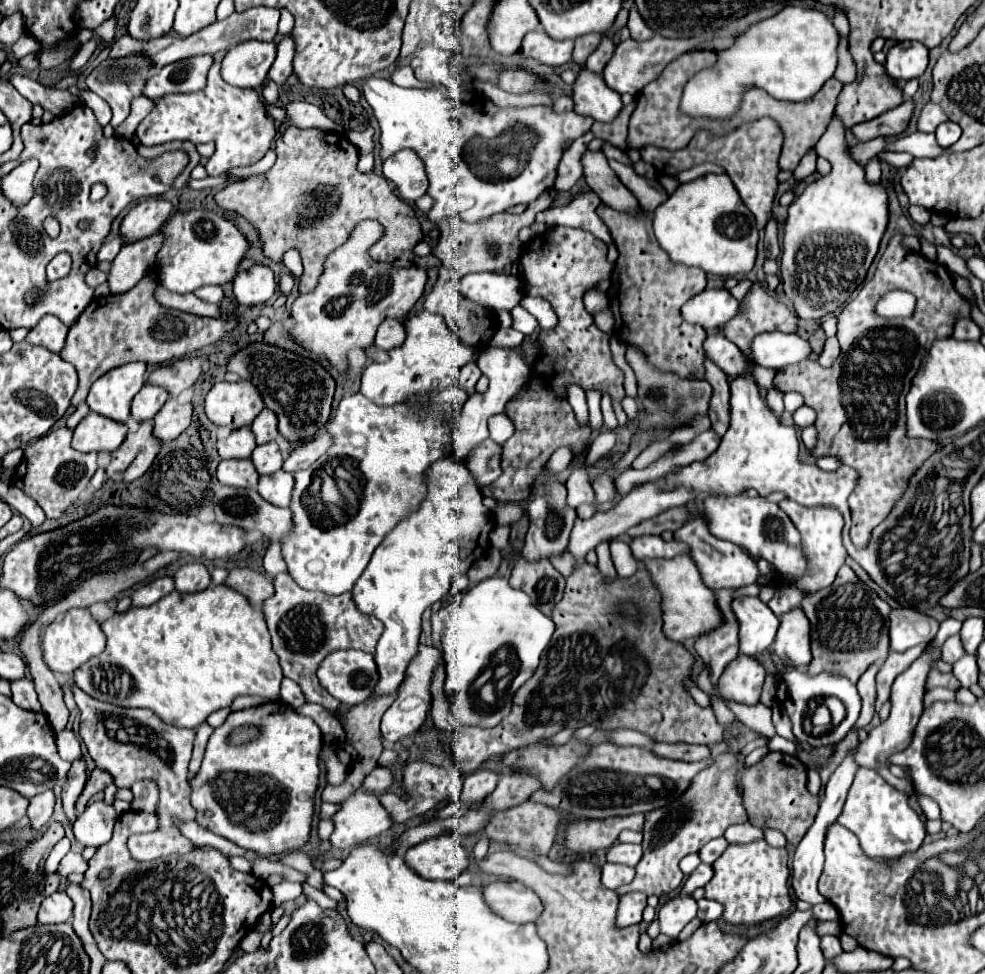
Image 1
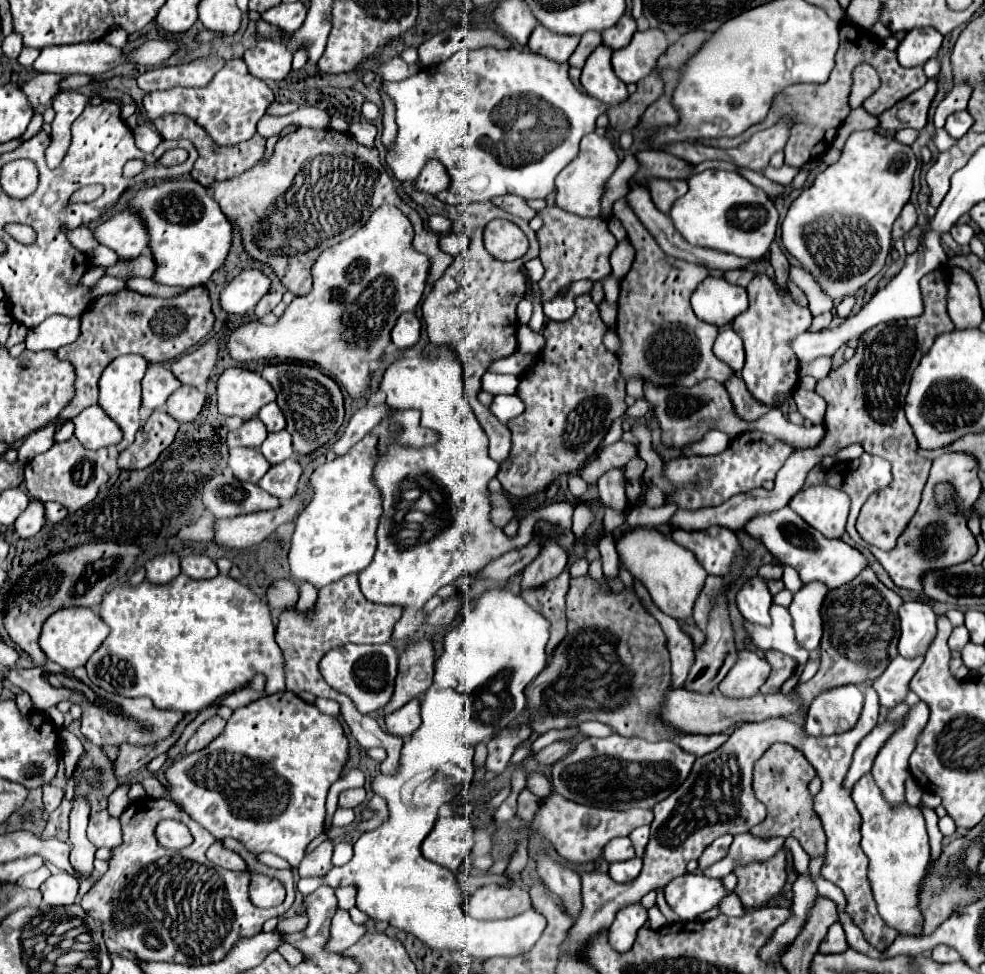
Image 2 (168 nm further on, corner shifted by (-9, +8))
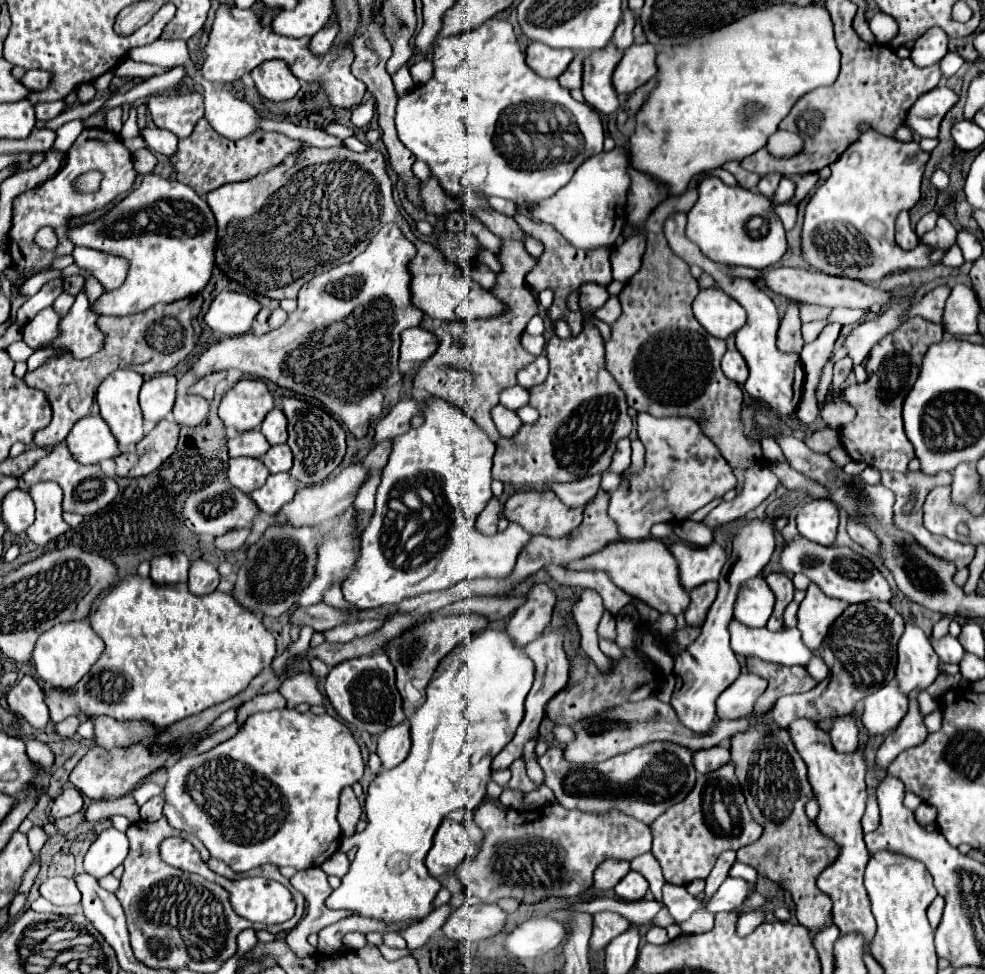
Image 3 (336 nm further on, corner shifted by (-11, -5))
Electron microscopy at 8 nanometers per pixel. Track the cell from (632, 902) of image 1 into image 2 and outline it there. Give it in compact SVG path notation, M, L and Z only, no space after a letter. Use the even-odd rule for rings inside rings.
M641 901L631 903L621 911L617 911L615 921L609 927L611 947L615 947L617 951L629 951L637 931L645 925L645 921L647 921L647 909L641 905Z

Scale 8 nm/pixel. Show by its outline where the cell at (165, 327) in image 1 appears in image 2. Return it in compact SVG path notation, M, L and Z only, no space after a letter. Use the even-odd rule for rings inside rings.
M193 287L175 299L145 297L131 289L97 297L89 305L89 311L81 315L81 333L77 341L61 347L57 353L61 359L69 359L77 371L75 399L59 417L73 419L85 407L97 404L97 381L103 369L119 355L135 353L145 357L149 363L171 361L209 335L213 321L211 301L207 295L201 295L201 287Z

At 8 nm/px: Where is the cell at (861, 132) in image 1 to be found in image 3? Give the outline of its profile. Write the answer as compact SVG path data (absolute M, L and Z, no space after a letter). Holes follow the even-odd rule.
M939 86L923 94L911 108L907 126L921 138L937 138L941 120L957 104L957 100L959 96L947 86Z

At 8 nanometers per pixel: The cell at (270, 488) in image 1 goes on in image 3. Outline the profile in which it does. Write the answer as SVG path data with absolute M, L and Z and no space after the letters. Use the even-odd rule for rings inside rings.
M285 472L271 474L261 488L251 492L251 498L257 504L257 508L267 514L279 512L287 502L293 500L293 496L295 496L295 484L291 476Z

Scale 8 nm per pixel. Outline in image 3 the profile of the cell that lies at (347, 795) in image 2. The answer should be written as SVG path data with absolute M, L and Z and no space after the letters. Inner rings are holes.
M347 786L341 792L341 806L339 806L339 816L337 816L345 836L353 836L355 834L355 826L359 822L359 816L361 816L361 806L357 802L357 796L355 796L353 788Z

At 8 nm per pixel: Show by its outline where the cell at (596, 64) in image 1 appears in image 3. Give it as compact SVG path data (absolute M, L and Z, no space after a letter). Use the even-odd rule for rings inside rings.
M625 10L621 16L621 22L613 34L613 42L617 44L619 50L625 50L633 44L633 26L635 26L635 12L633 10Z

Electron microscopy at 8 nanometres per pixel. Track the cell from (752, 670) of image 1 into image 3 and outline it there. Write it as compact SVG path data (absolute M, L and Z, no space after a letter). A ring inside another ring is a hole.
M743 672L719 698L717 698L717 718L719 720L739 720L753 712L755 700L765 692L767 680L755 674Z

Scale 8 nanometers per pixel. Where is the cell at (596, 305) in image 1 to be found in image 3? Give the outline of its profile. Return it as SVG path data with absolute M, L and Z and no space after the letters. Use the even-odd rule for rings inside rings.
M587 282L579 288L579 310L581 312L595 312L595 308L601 308L609 298L609 292L605 286Z

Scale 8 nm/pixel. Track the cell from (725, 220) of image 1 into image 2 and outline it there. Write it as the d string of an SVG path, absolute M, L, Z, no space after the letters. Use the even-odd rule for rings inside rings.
M707 169L699 175L691 175L687 183L687 195L679 197L673 203L669 217L679 235L689 245L731 253L751 261L763 257L769 251L769 245L775 239L779 215L773 201L763 189L755 189L755 185L751 185L739 173L713 169Z

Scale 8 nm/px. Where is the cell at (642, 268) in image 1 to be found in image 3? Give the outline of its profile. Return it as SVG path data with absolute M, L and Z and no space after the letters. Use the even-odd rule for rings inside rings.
M629 168L629 172L631 172L633 182L631 182L629 198L627 198L627 218L633 226L637 224L637 228L643 228L641 224L649 216L645 222L647 250L645 250L643 230L637 230L635 236L627 238L621 246L615 248L615 252L611 252L613 278L627 282L637 270L639 272L627 282L627 286L619 294L623 314L611 326L611 338L605 344L607 370L615 376L615 380L627 394L629 406L633 406L637 412L647 412L651 416L695 418L703 426L705 436L709 436L715 442L723 458L739 472L767 462L769 468L775 472L775 476L781 480L781 486L787 488L789 492L807 492L813 498L827 496L827 488L811 480L805 480L805 476L797 476L795 470L791 470L787 462L767 460L761 452L761 444L747 436L743 422L741 422L743 392L739 384L735 384L733 380L727 380L727 376L721 372L721 366L719 366L727 350L725 340L713 338L695 320L691 312L691 304L699 292L699 284L691 276L689 264L681 260L669 248L665 234L663 234L663 224L667 216L673 216L675 210L681 210L687 214L691 206L695 204L696 183L699 184L707 176L715 176L725 184L735 186L738 184L736 178L727 170L717 168L693 178L693 182L689 184L689 190L681 194L679 198L667 198L667 190L661 184L657 184L653 178L633 168Z

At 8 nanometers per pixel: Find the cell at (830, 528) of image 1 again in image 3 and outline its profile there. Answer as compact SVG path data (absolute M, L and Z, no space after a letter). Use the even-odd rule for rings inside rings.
M815 498L803 504L797 512L797 528L801 536L809 538L811 542L831 546L837 536L839 526L839 510L835 502L827 498Z

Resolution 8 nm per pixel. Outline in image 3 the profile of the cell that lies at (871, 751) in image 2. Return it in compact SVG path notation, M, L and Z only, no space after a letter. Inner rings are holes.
M909 700L909 712L901 720L899 728L895 728L891 734L887 734L885 742L877 750L877 766L879 768L885 770L899 752L925 742L929 732L925 728L923 718L925 716L919 710L919 702L917 700Z

